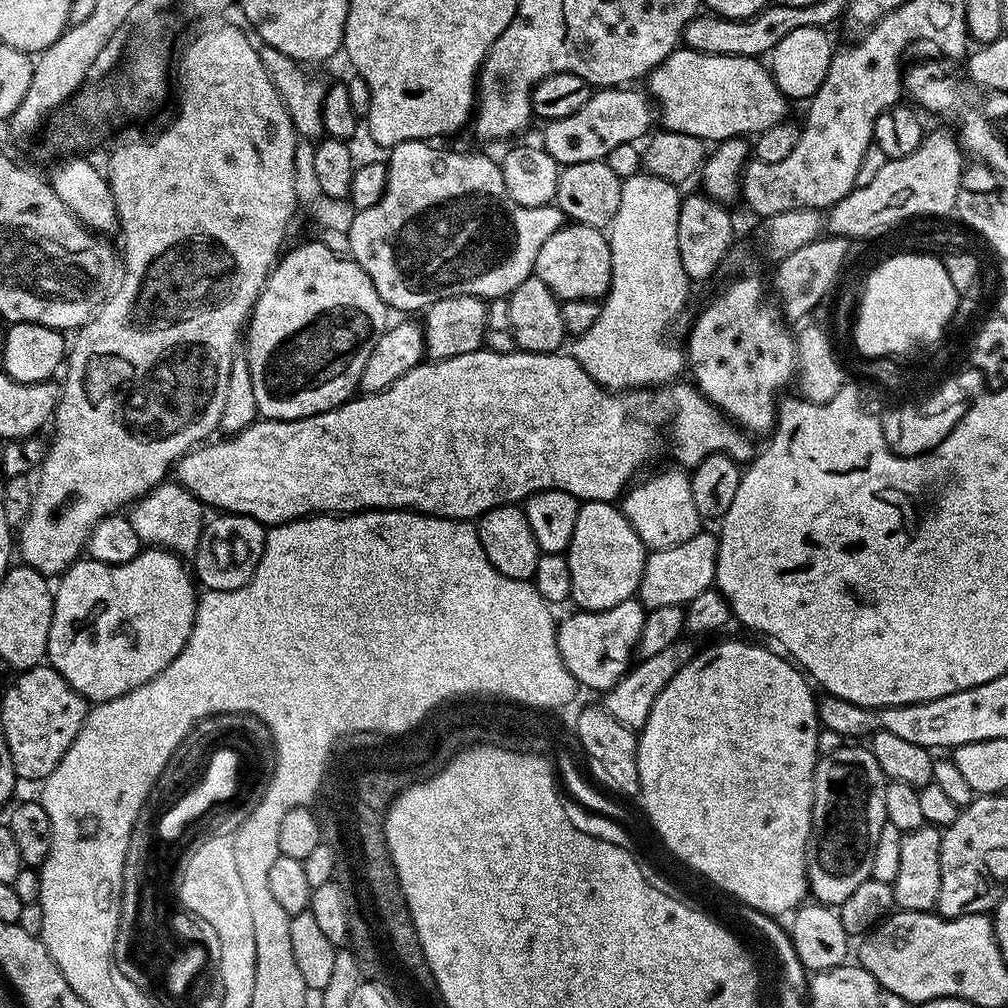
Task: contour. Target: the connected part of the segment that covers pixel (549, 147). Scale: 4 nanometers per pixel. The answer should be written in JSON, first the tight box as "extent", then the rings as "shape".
{"extent":[542,87,636,164],"shape":[[[627,87],[600,88],[593,91],[581,109],[568,117],[547,121],[543,125],[544,140],[542,146],[556,160],[556,163],[577,164],[578,162],[607,161],[610,150],[623,144],[636,144],[632,136],[628,136],[628,96],[624,93]]]}

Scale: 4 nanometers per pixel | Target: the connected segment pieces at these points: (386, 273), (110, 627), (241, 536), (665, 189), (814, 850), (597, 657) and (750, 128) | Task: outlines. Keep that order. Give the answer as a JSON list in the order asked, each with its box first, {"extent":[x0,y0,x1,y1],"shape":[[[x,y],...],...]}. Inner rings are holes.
[{"extent":[346,140,566,314],"shape":[[[411,140],[395,144],[387,156],[388,181],[382,198],[374,206],[359,209],[355,213],[356,217],[353,218],[352,225],[347,225],[346,231],[350,238],[351,259],[360,264],[362,270],[366,270],[366,274],[370,274],[378,294],[384,299],[384,303],[388,305],[389,309],[396,311],[397,308],[398,311],[404,312],[400,314],[416,314],[412,313],[416,311],[419,313],[442,298],[479,296],[485,301],[490,301],[507,297],[508,293],[513,292],[527,276],[533,275],[538,250],[542,250],[542,245],[546,242],[546,238],[550,238],[550,234],[563,228],[566,223],[563,210],[557,208],[555,203],[533,208],[518,206],[518,202],[514,202],[514,198],[510,198],[510,194],[506,194],[506,182],[502,182],[502,170],[499,163],[495,159],[492,161],[488,156],[479,156],[476,152],[439,152],[436,146],[427,140]]]},{"extent":[47,547,198,705],"shape":[[[145,547],[130,562],[125,564],[107,564],[106,562],[98,562],[91,558],[81,558],[76,563],[70,565],[68,571],[59,577],[58,583],[54,588],[54,599],[52,601],[52,625],[50,626],[50,638],[48,639],[47,663],[56,669],[58,674],[62,674],[62,678],[66,678],[66,682],[85,700],[93,705],[105,704],[107,700],[113,700],[119,696],[130,694],[134,690],[138,690],[146,682],[150,682],[162,670],[166,670],[166,666],[170,666],[170,662],[174,662],[174,658],[178,658],[178,654],[186,646],[186,642],[192,633],[192,627],[196,621],[196,602],[198,599],[198,584],[194,579],[193,573],[186,569],[185,561],[173,552],[165,551],[159,547]]]},{"extent":[194,513,265,593],"shape":[[[227,513],[219,515],[205,525],[197,554],[194,559],[194,574],[201,587],[211,593],[229,592],[248,584],[261,554],[264,552],[265,525],[246,515]]]},{"extent":[574,174,690,390],"shape":[[[644,174],[631,176],[622,182],[622,202],[618,202],[618,214],[614,214],[612,223],[606,229],[608,245],[610,246],[610,254],[612,255],[612,281],[608,287],[607,296],[603,297],[600,304],[600,313],[598,314],[598,322],[594,322],[594,326],[590,326],[590,330],[586,330],[586,334],[575,337],[574,355],[576,361],[582,366],[582,370],[586,370],[586,374],[590,374],[590,378],[594,378],[594,382],[598,382],[602,387],[609,390],[627,390],[629,388],[651,388],[657,384],[663,386],[669,382],[675,381],[680,371],[685,371],[686,356],[683,351],[680,352],[667,340],[664,335],[668,332],[668,327],[676,320],[676,315],[684,308],[684,303],[688,300],[688,287],[690,281],[686,270],[682,270],[682,257],[678,254],[678,214],[680,213],[680,202],[682,192],[679,187],[666,182],[657,176],[647,176]]]},{"extent":[808,746,886,904],"shape":[[[845,746],[817,759],[816,774],[812,778],[808,887],[819,903],[844,904],[872,879],[874,848],[886,823],[886,777],[871,750]]]},{"extent":[556,598,646,694],"shape":[[[633,598],[618,602],[618,606],[610,606],[610,610],[576,610],[573,613],[573,616],[566,617],[564,621],[561,619],[556,629],[562,662],[576,679],[577,685],[597,688],[597,693],[603,694],[613,688],[632,667],[644,629],[646,609],[639,599]]]},{"extent":[646,46,790,142],"shape":[[[680,46],[677,47],[676,51],[667,56],[665,60],[654,69],[653,72],[648,73],[646,77],[646,85],[648,84],[648,88],[646,87],[646,92],[647,95],[654,101],[655,107],[658,109],[659,123],[664,123],[661,125],[663,125],[667,131],[681,132],[682,134],[694,134],[699,140],[705,142],[719,142],[722,140],[748,138],[753,134],[765,132],[765,130],[770,126],[785,123],[787,116],[784,115],[787,114],[788,107],[790,107],[789,101],[778,90],[778,86],[774,82],[771,71],[769,71],[765,65],[763,68],[763,66],[759,63],[761,63],[761,61],[755,56],[715,56],[713,53],[700,53],[696,52],[692,48]]]}]

